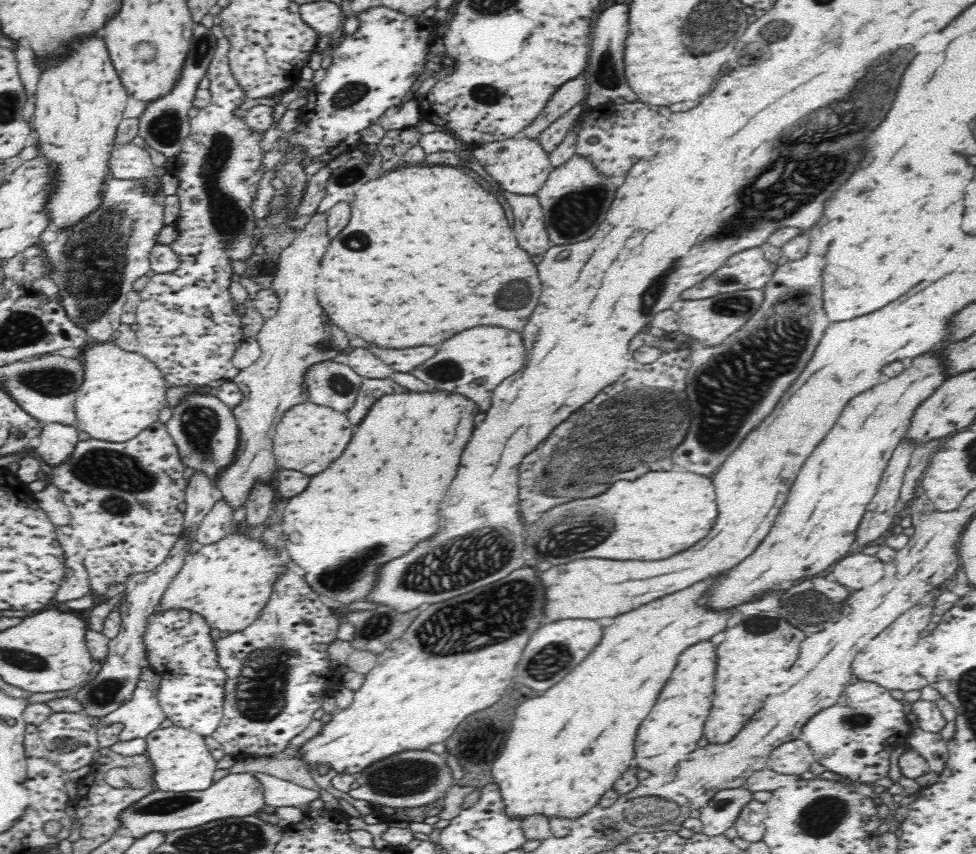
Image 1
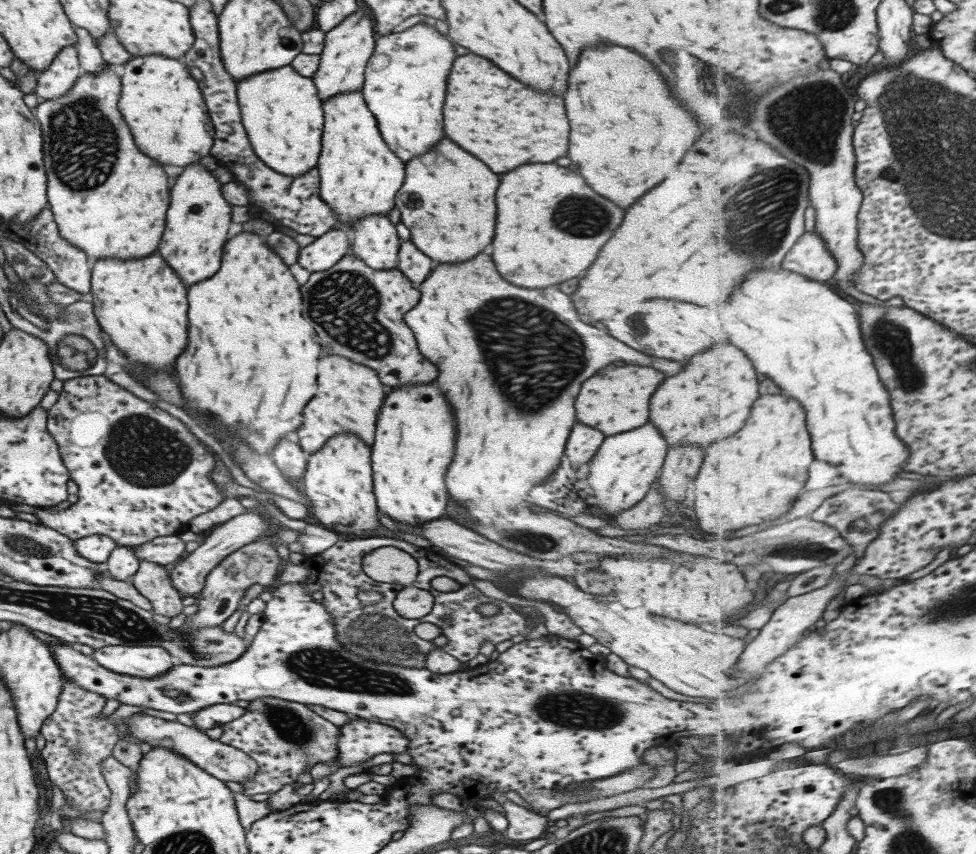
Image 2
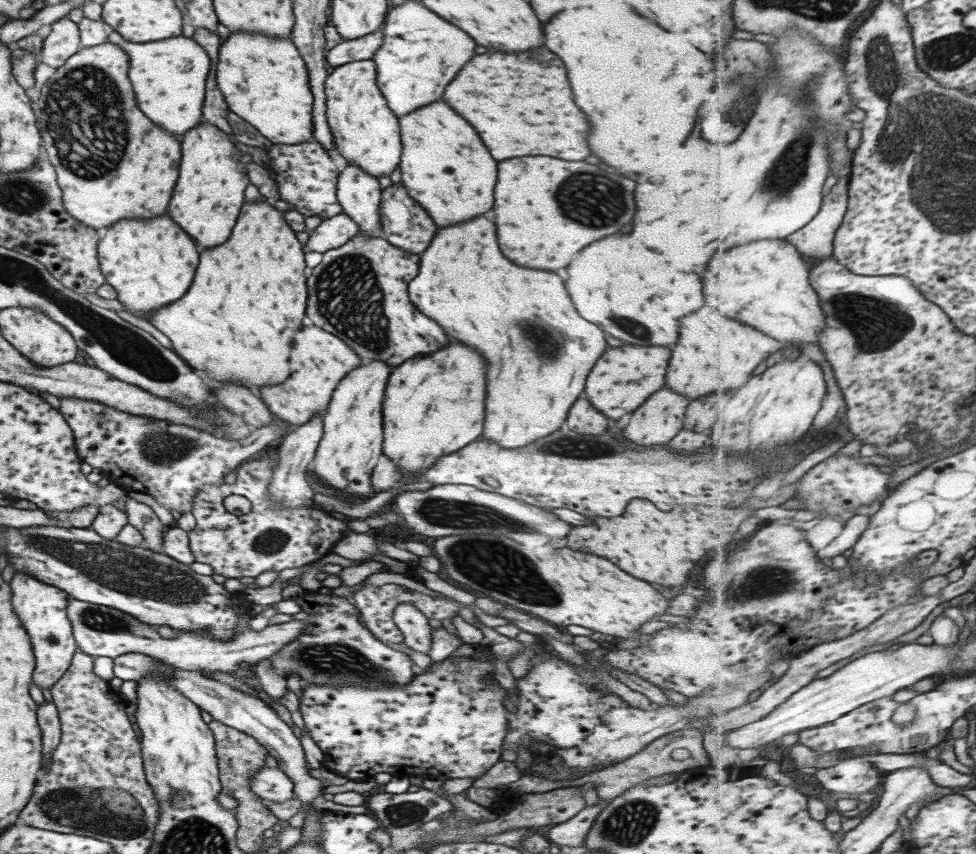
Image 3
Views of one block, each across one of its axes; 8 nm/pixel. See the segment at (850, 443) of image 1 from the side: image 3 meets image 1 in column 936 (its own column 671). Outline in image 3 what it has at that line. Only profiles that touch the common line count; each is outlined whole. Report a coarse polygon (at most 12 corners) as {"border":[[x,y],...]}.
{"border":[[711,308],[679,320],[665,386],[729,392],[785,346]]}

